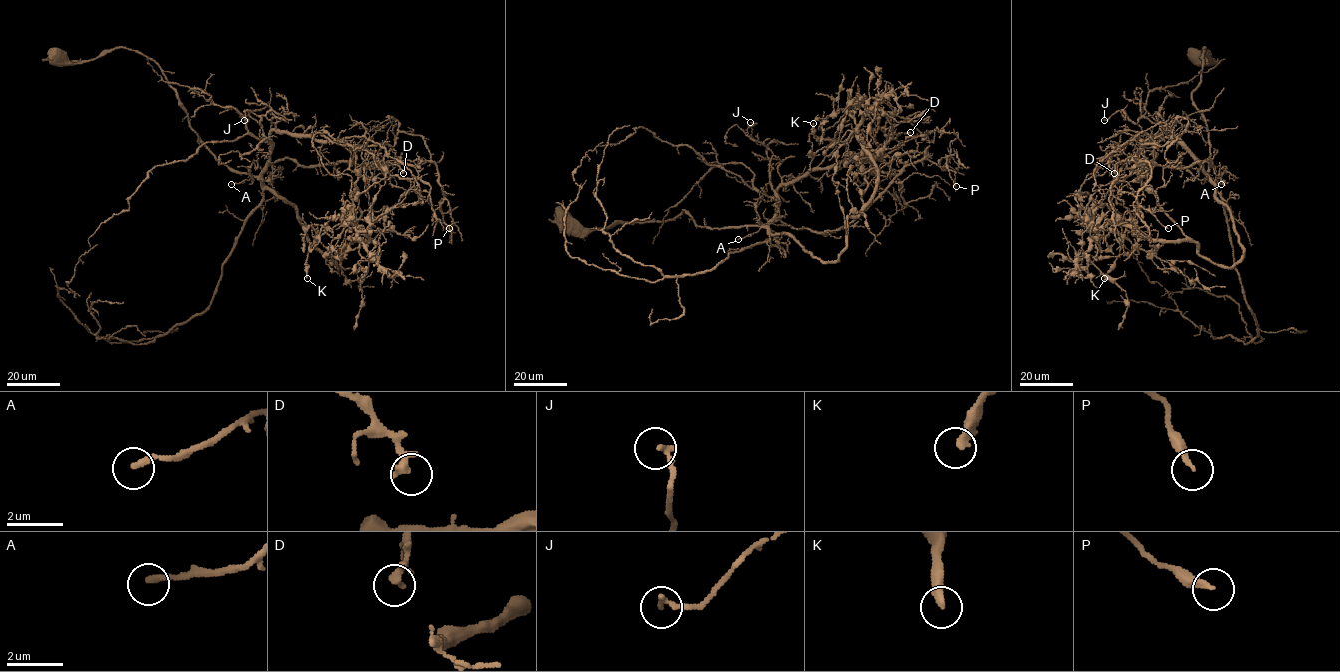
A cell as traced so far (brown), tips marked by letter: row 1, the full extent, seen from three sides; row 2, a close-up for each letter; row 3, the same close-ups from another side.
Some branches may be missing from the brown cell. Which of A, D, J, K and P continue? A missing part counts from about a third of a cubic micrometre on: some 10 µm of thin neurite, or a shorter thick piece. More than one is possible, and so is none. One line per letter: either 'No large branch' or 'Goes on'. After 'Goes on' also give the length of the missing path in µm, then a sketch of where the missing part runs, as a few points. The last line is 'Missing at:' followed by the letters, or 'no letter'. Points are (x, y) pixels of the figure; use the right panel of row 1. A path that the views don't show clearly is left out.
A: No large branch
D: No large branch
J: No large branch
K: No large branch
P: No large branch
Missing at: no letter

